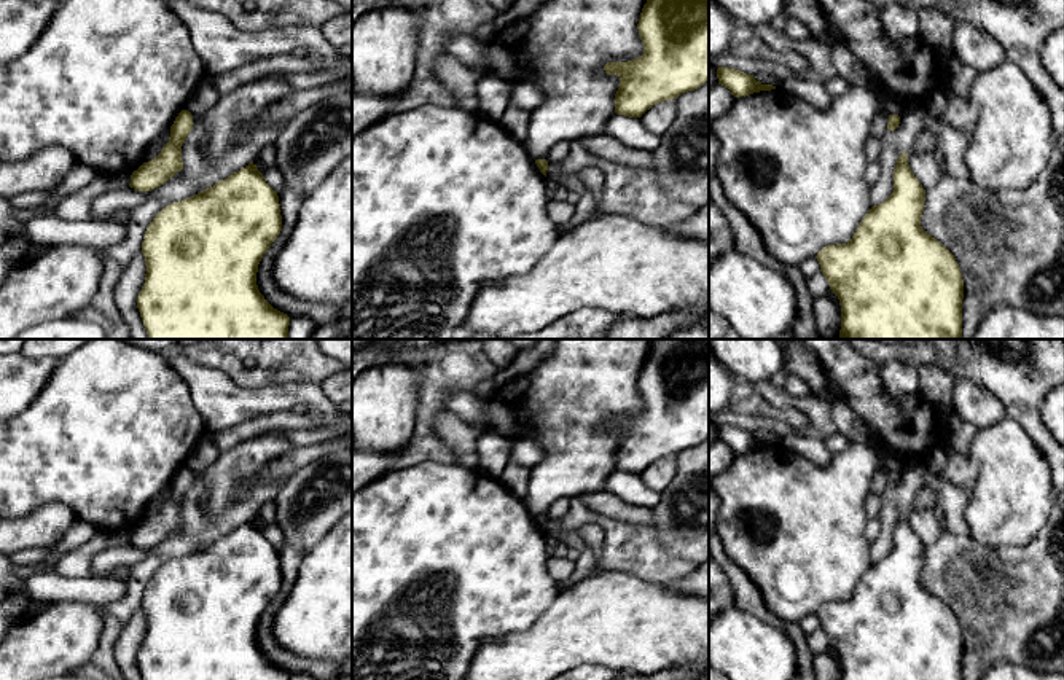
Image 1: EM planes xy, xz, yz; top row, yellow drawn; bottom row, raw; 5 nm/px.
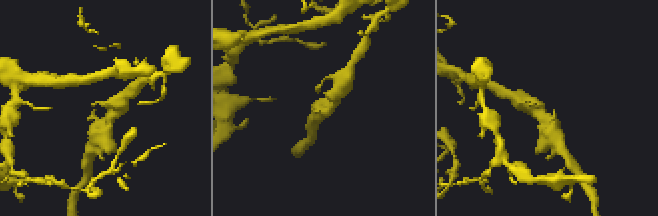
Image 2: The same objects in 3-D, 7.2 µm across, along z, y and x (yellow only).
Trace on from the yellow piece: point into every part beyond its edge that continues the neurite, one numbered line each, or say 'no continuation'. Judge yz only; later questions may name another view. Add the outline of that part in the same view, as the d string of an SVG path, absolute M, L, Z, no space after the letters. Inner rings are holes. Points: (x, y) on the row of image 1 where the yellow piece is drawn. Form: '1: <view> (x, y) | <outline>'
no continuation

